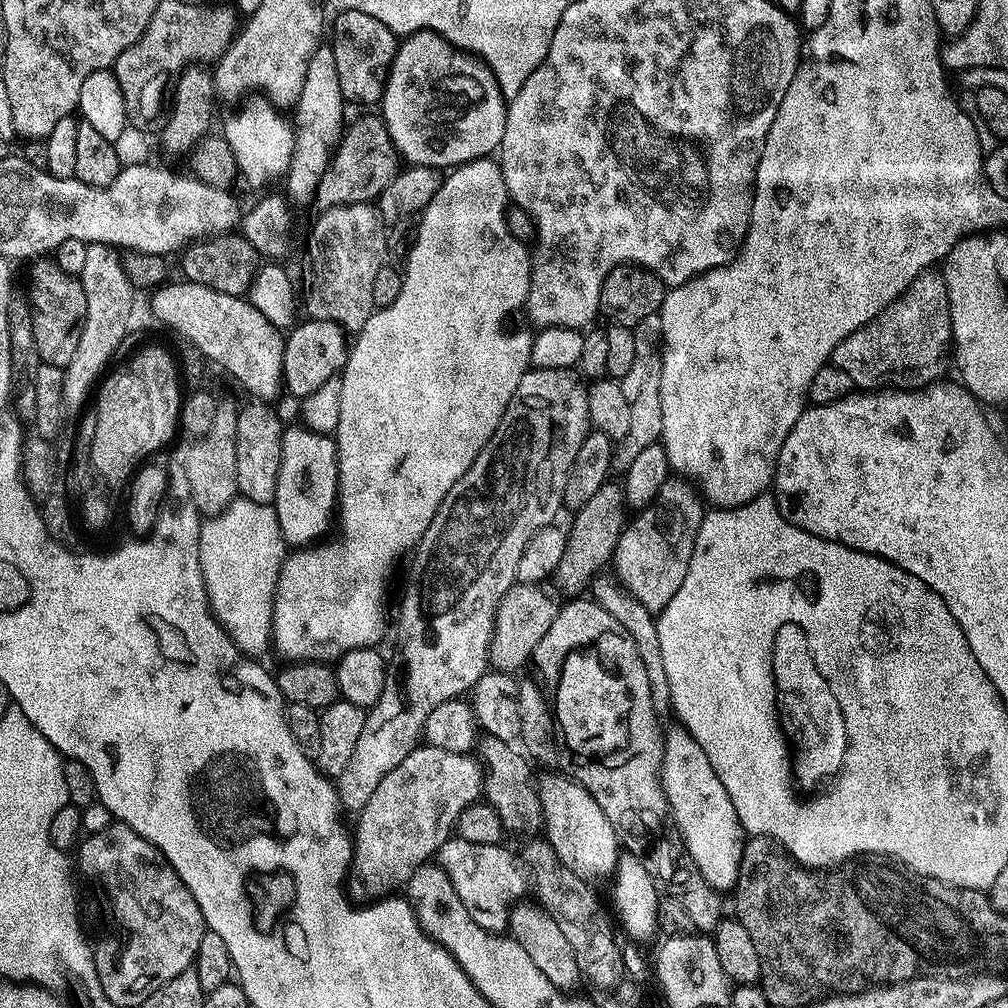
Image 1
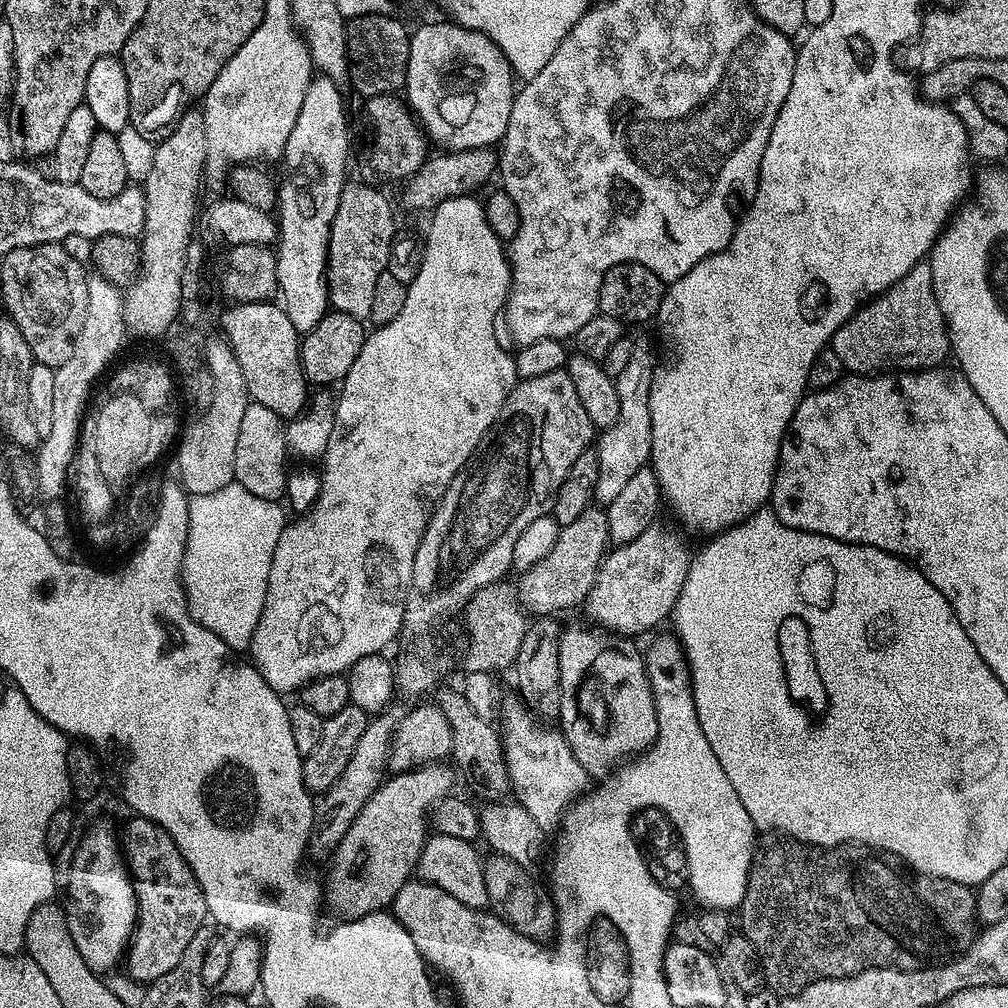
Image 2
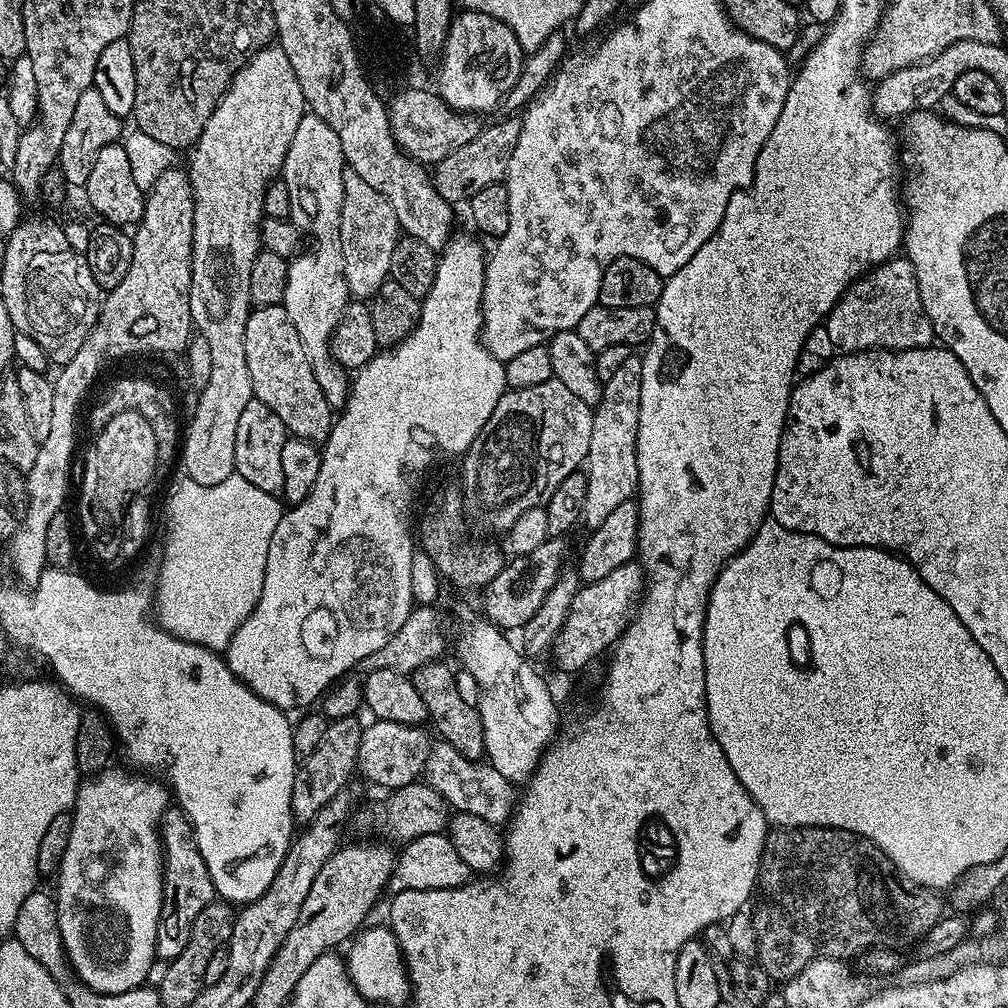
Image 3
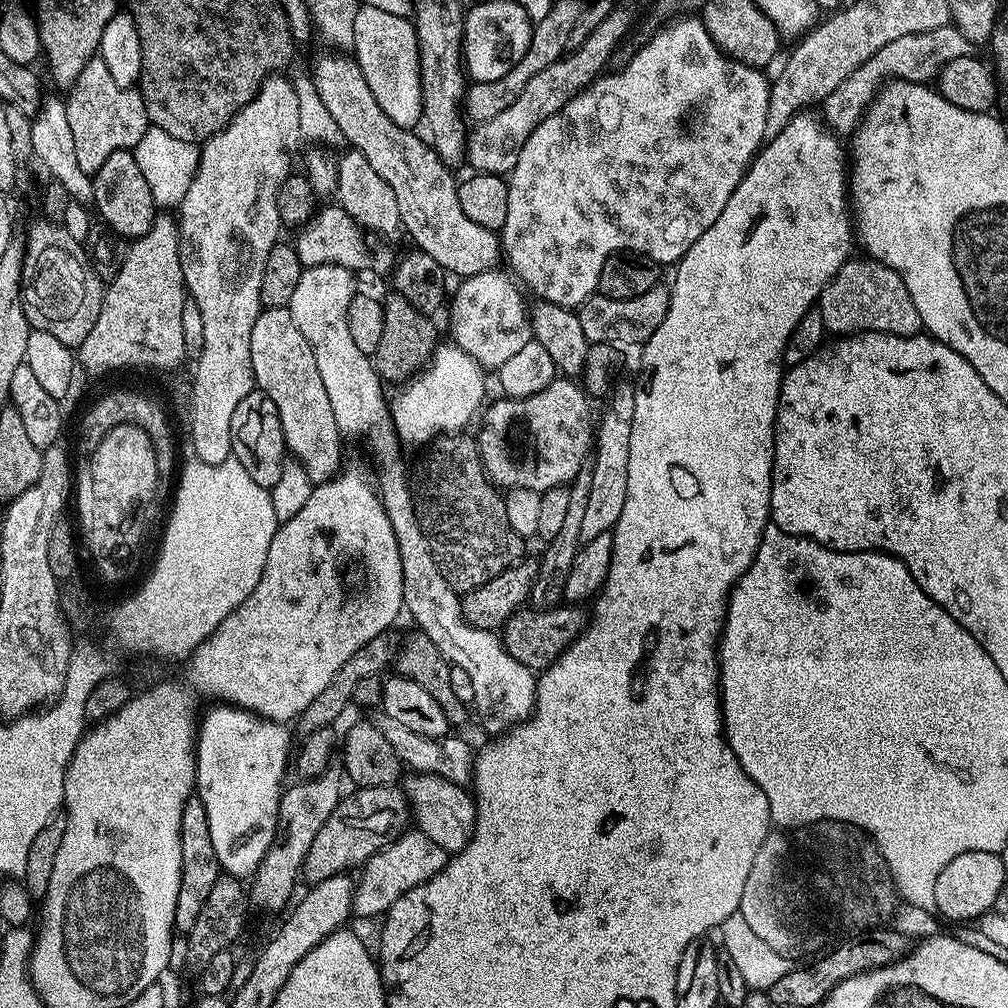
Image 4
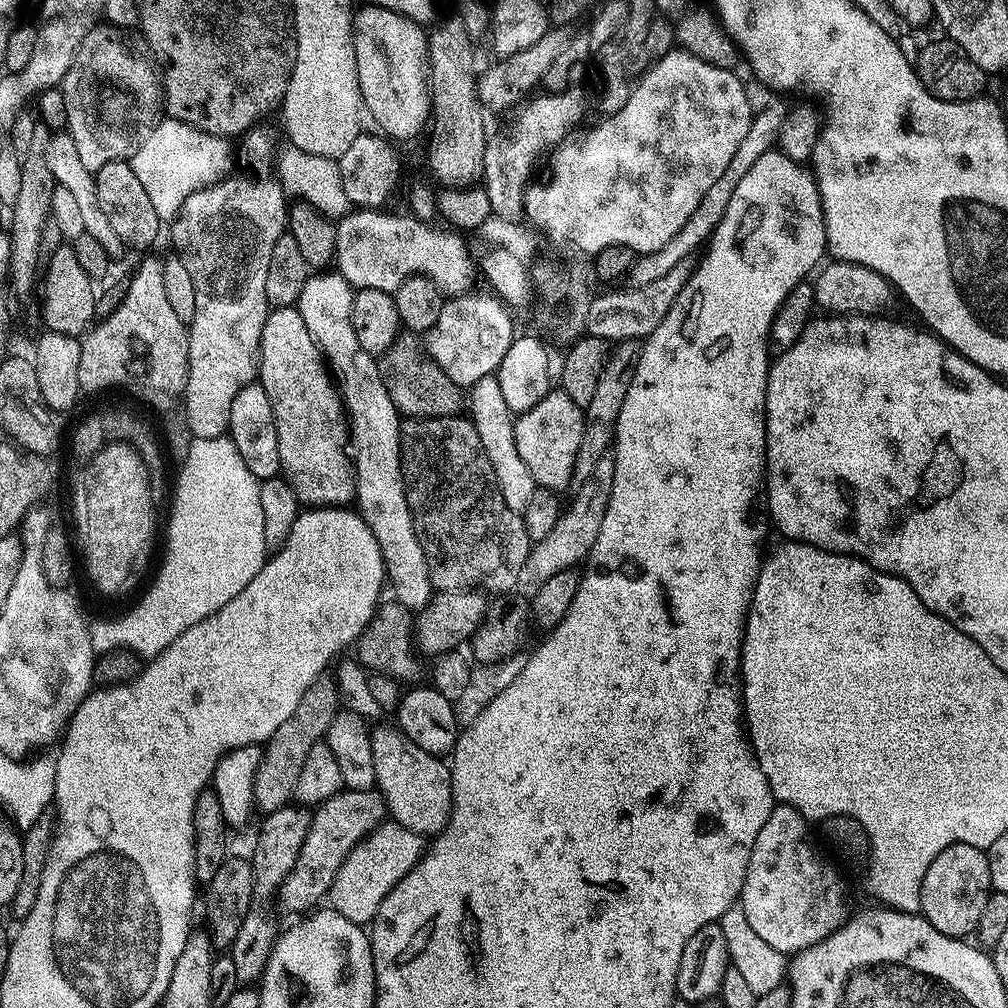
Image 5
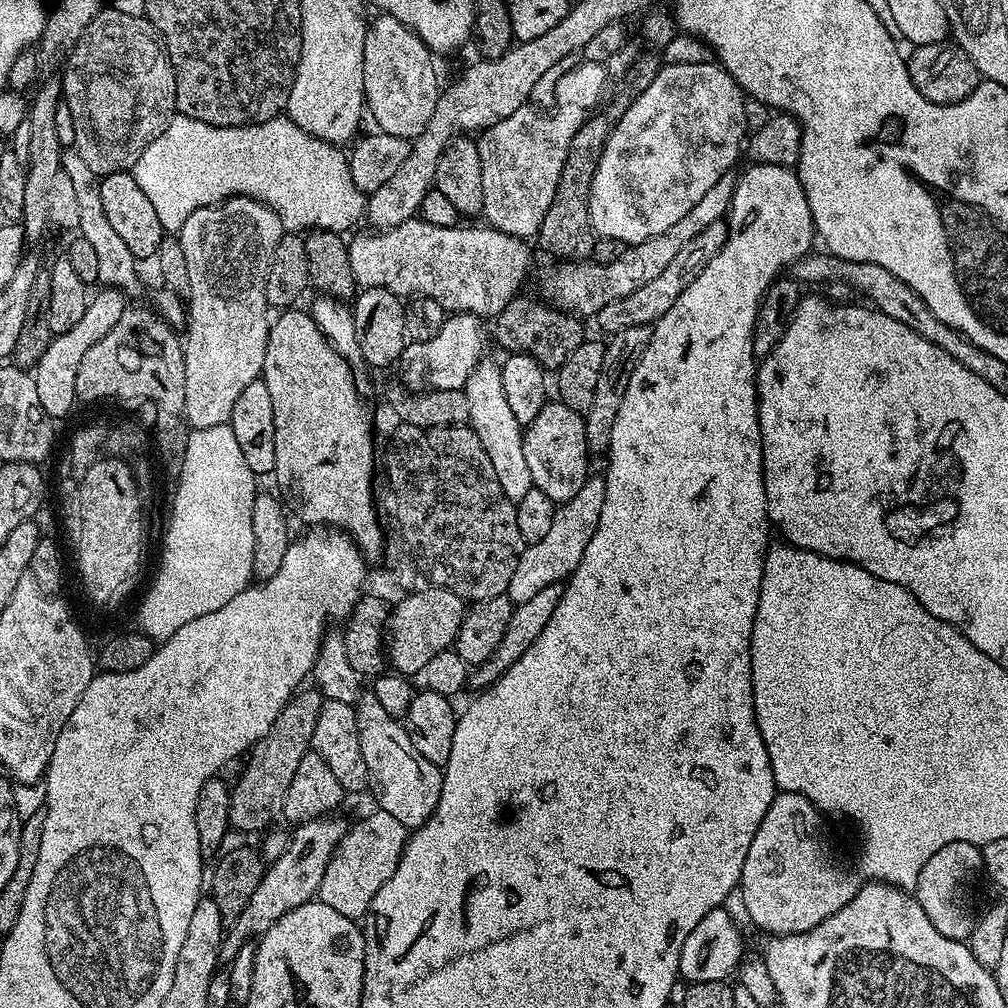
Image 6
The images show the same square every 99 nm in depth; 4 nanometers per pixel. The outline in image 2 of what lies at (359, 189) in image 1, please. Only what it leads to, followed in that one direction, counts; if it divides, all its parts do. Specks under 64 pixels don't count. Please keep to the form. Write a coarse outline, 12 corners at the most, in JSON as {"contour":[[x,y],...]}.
{"contour":[[399,95],[369,96],[369,170],[407,180],[430,144]]}

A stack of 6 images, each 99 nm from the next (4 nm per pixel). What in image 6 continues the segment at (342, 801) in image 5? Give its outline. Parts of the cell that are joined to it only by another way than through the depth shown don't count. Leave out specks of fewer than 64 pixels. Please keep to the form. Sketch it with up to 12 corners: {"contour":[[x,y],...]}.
{"contour":[[340,814],[291,829],[220,942],[221,961],[319,893]]}

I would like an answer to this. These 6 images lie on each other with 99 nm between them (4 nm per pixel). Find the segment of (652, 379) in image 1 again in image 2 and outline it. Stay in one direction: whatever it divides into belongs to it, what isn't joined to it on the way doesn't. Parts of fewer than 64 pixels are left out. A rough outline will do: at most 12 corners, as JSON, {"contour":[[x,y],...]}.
{"contour":[[652,348],[614,379],[618,418],[599,433],[596,500],[618,498],[652,455]]}

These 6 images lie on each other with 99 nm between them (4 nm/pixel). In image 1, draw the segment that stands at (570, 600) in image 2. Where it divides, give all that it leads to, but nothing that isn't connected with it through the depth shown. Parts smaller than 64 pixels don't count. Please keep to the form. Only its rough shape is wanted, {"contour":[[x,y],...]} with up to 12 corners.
{"contour":[[609,482],[575,509],[559,571],[580,594],[616,555],[624,489]]}

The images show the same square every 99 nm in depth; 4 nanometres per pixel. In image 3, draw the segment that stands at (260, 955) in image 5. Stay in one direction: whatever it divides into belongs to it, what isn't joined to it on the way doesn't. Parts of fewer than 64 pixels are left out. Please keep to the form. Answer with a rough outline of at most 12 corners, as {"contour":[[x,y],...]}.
{"contour":[[331,721],[297,763],[292,818],[307,826],[349,787],[364,724]]}

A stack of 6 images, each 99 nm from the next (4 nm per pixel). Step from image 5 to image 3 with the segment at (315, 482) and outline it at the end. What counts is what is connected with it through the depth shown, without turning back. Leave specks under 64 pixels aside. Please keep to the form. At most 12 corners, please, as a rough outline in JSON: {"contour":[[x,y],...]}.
{"contour":[[283,303],[248,313],[253,397],[291,435],[328,439],[326,402]]}

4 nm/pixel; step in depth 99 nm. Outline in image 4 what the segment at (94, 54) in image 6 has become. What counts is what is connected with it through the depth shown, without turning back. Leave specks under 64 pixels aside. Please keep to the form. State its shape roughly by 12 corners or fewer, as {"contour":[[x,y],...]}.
{"contour":[[93,58],[66,92],[78,166],[94,174],[149,128],[144,98]]}

